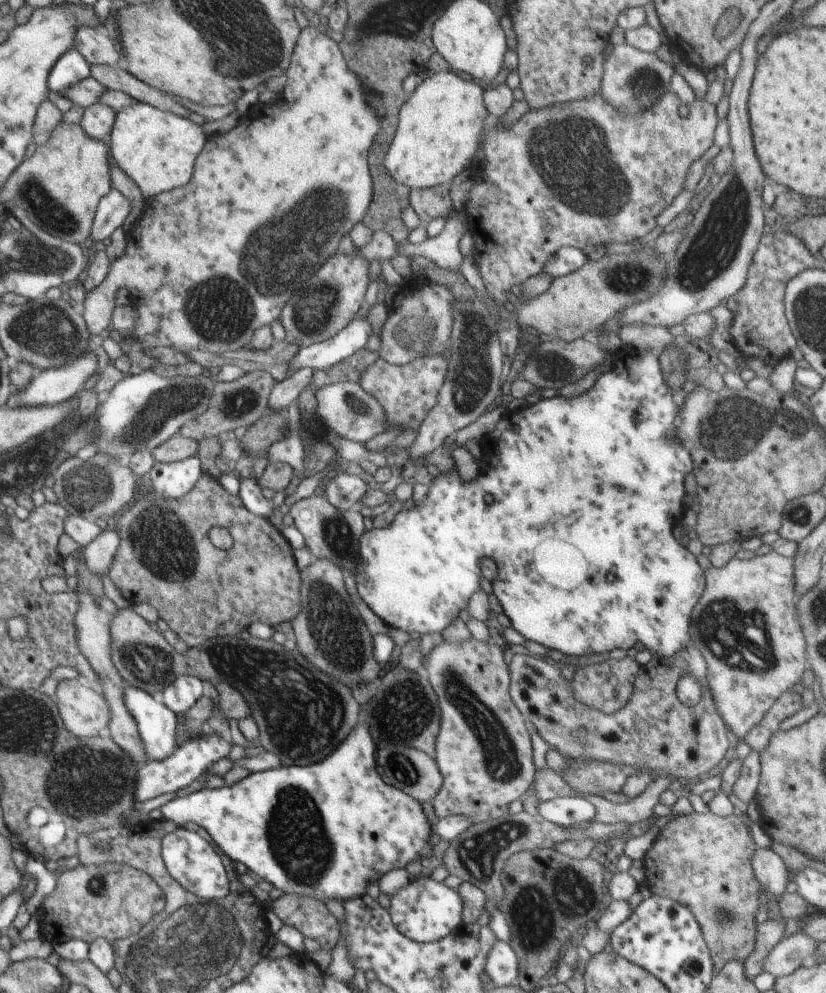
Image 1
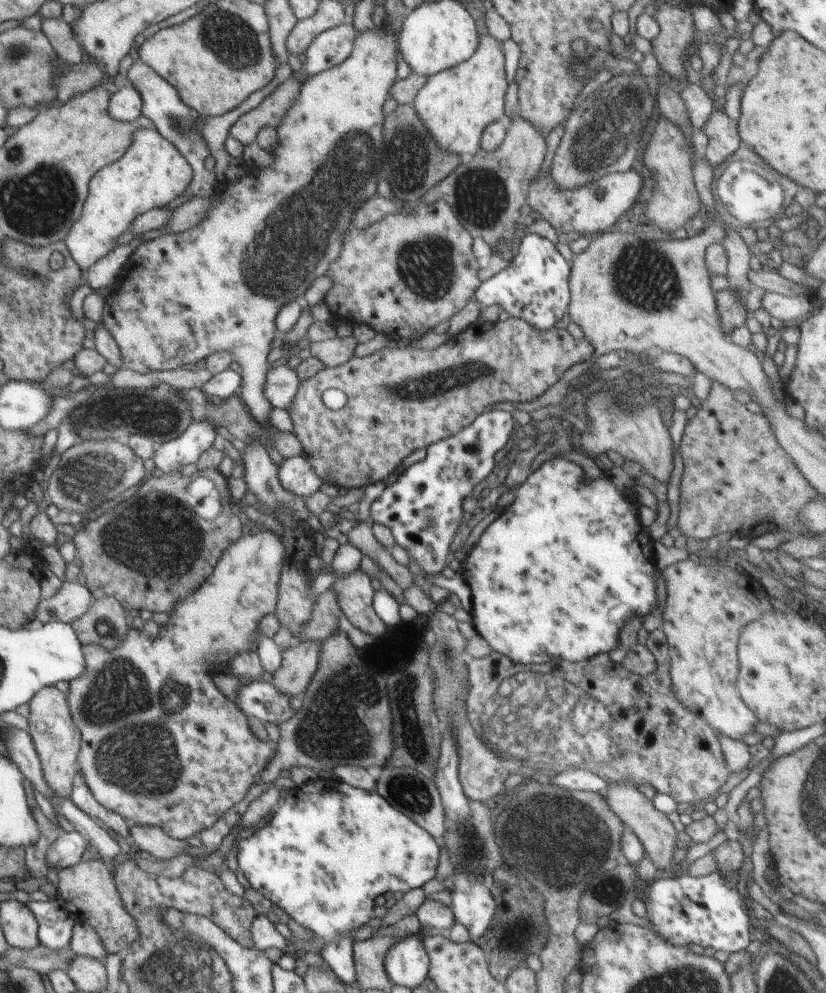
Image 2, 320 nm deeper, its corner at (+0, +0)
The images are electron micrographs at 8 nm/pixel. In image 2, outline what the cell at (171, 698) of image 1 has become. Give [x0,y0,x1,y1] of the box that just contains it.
[236,682,294,723]

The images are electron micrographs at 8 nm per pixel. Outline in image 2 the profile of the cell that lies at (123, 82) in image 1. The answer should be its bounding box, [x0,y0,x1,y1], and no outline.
[42,19,84,65]

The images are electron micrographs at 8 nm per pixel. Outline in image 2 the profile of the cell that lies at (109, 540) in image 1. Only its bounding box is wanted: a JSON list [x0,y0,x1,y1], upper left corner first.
[31,581,95,624]

